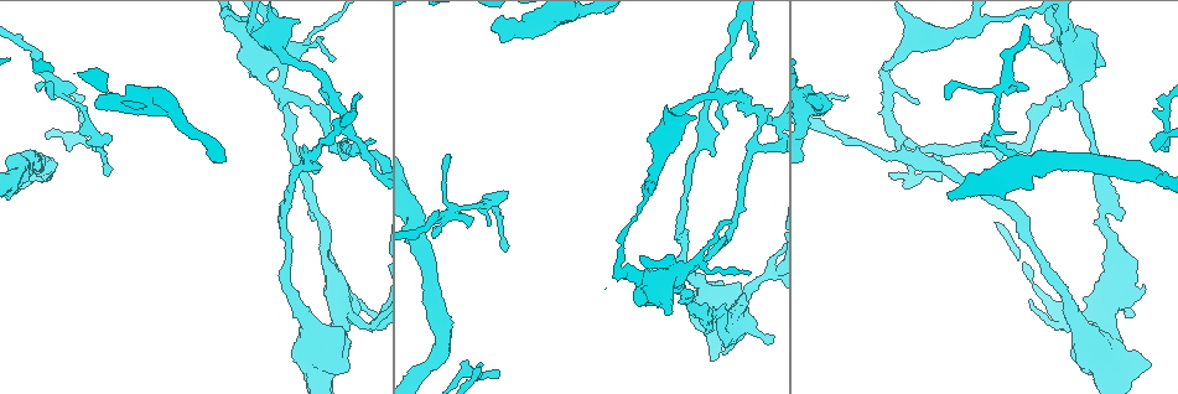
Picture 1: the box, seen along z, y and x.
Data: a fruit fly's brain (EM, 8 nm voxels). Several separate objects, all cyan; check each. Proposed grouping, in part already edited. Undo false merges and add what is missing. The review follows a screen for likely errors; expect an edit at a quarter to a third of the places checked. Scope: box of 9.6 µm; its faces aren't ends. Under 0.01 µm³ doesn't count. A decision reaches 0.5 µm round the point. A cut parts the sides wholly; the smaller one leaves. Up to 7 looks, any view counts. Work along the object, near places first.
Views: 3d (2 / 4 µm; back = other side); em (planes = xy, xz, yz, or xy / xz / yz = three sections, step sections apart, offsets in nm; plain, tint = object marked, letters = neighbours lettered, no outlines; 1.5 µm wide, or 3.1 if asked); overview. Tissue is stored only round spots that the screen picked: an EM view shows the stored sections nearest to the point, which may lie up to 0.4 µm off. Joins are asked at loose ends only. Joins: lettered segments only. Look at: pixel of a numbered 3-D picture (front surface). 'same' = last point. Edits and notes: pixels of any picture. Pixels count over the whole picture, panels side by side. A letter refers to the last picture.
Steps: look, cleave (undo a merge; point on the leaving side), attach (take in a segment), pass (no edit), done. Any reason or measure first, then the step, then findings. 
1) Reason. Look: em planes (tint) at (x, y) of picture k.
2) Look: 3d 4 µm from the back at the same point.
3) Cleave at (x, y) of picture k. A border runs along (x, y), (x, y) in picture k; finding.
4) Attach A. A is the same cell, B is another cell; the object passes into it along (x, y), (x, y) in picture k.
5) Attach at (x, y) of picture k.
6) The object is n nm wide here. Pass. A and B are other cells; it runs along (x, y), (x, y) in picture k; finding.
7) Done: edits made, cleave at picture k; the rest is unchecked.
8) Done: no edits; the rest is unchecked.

Two arms in line, one across. Look: 3d 4 µm at (997, 95) of picture 1.

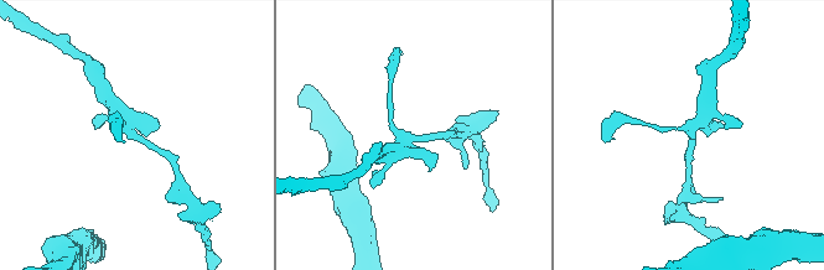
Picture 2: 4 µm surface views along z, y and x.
Look: em yz step 8 (letters) at (138, 136) of picture 2.

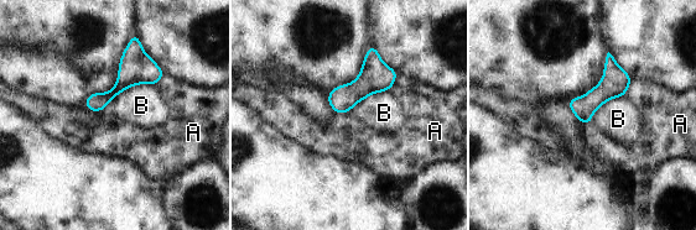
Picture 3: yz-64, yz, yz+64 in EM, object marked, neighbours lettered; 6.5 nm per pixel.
The object is 100 nm wide here. Pass. A and B are other cells; a border runs along (155, 84), (134, 84), (104, 109) in picture 3; one neuron here.

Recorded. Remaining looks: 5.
An open end. Look: em yz step 4 (letters) at (308, 211) of picture 1.

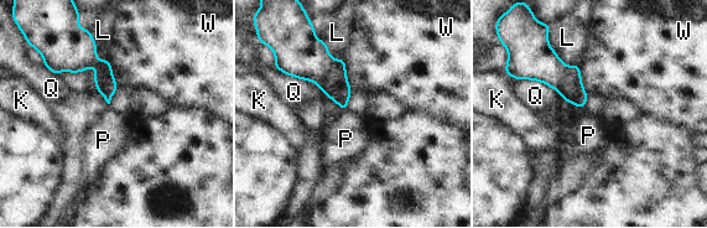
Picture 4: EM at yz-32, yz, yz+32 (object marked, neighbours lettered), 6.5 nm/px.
Look: em planes (letters) at the same point.

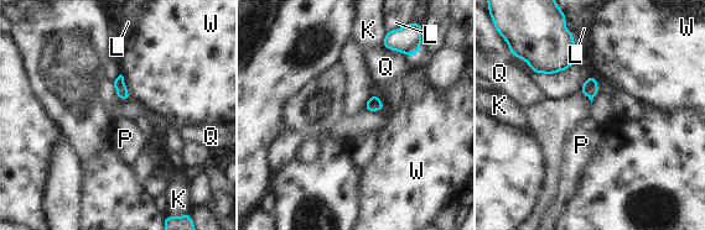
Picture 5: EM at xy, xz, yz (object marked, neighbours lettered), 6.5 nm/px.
The longest contact is with Q, 220 nm. Pass. K, L, P, Q and W are other cells; a border runs along (120, 73), (128, 94), (131, 98) in picture 5; none of them fits.

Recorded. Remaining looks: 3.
Thin end. Look: 3d 4 µm at (504, 247) of picture 1.

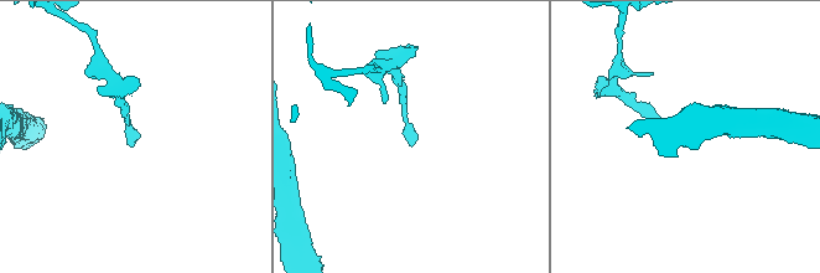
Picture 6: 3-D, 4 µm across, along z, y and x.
Now the EM. Look: em planes (letters) at (413, 138) of picture 6.

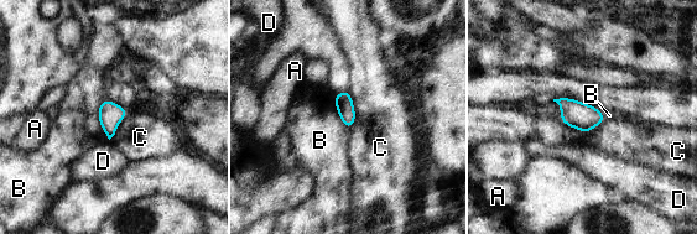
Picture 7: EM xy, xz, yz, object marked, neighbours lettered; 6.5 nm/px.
The object is 120 nm wide here. Pass. A, B, C and D are other cells; a border runs along (558, 118), (582, 131), (604, 120) in picture 7; none of them fits.

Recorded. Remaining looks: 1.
Done: no edits; the rest is unchecked.

